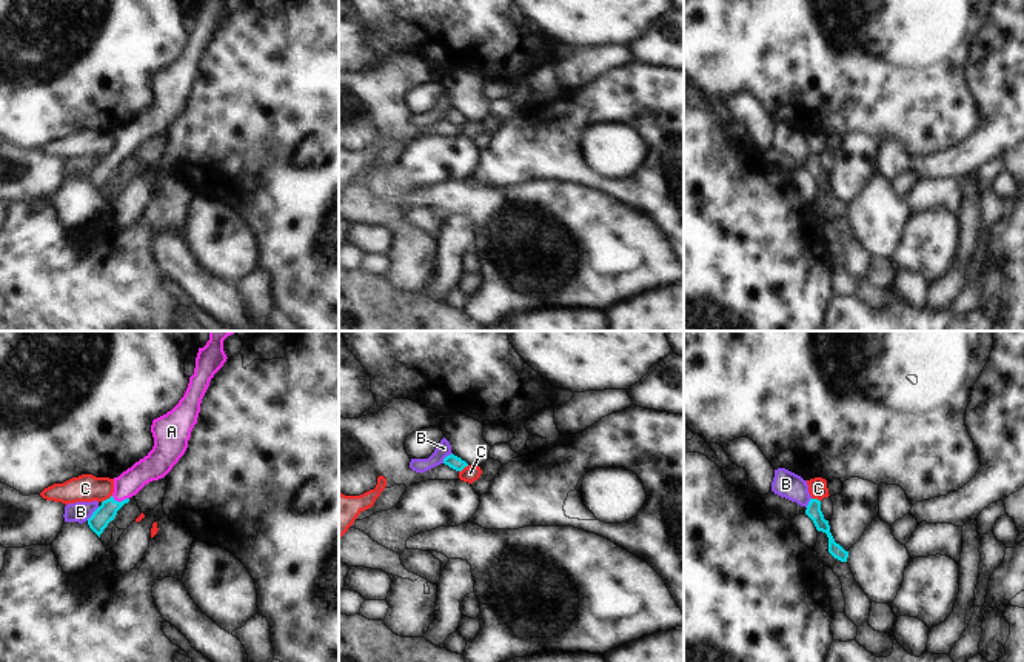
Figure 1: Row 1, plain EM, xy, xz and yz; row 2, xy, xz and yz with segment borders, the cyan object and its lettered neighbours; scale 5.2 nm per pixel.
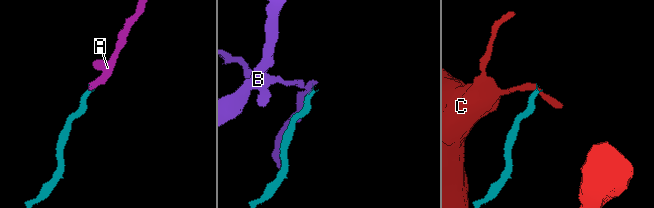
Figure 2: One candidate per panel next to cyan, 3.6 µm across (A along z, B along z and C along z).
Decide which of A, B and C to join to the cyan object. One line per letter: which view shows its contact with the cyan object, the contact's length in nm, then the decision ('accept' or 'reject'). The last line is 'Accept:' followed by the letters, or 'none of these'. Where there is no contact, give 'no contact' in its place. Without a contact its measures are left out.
A: xy | 100 nm | accept
B: xy | 100 nm | reject
C: xy | 70 nm | reject
Accept: A

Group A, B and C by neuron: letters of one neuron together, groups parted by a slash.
A / B / C

